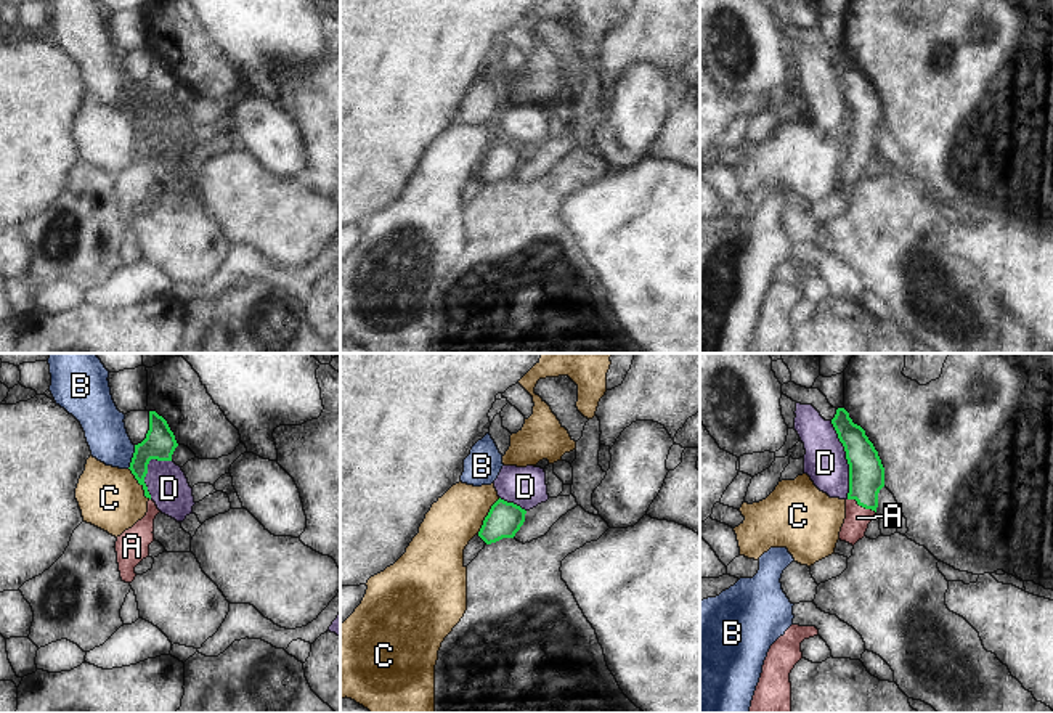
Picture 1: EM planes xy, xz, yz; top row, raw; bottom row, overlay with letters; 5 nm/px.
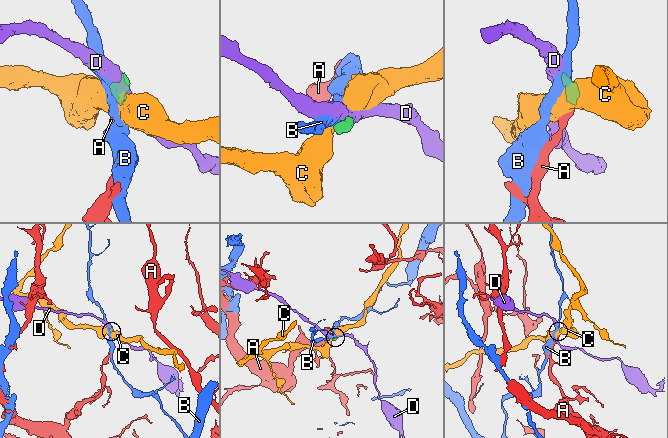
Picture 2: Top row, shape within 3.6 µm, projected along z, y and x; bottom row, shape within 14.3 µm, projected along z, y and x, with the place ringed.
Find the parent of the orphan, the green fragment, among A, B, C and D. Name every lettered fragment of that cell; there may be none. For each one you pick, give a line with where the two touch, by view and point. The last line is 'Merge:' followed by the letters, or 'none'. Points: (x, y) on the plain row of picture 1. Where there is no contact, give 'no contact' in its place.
A: yz (862, 146)
Merge: A

